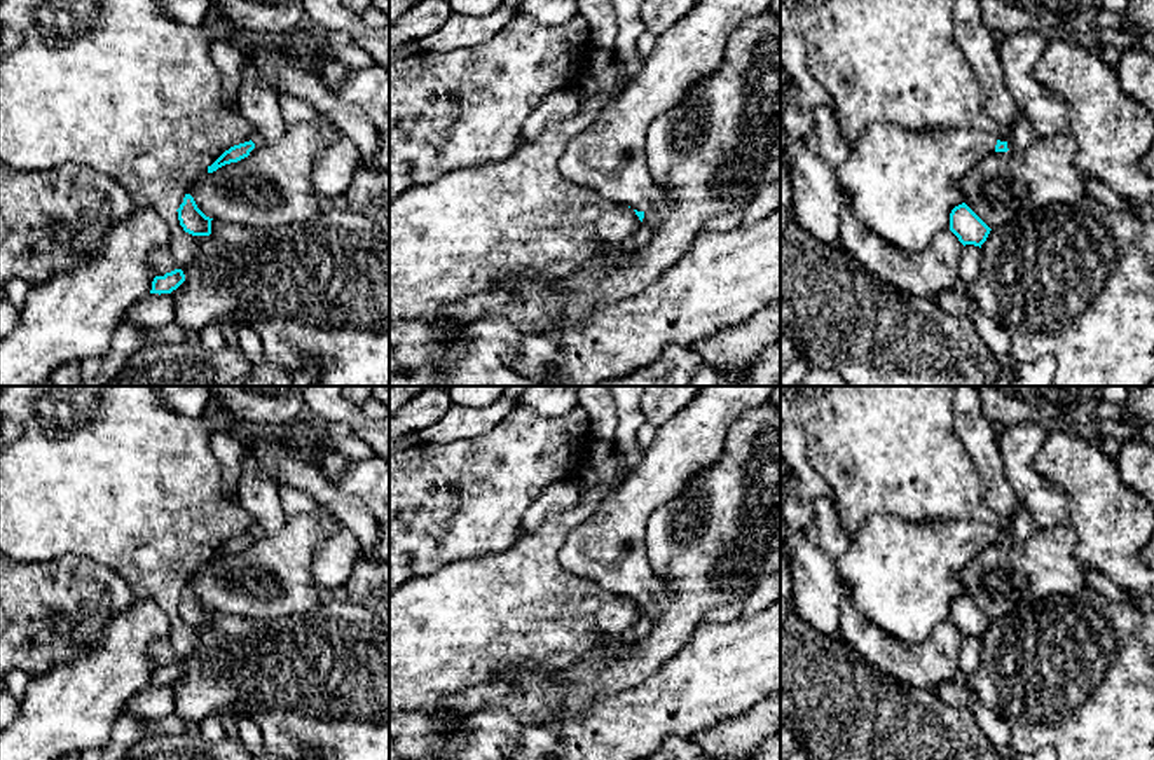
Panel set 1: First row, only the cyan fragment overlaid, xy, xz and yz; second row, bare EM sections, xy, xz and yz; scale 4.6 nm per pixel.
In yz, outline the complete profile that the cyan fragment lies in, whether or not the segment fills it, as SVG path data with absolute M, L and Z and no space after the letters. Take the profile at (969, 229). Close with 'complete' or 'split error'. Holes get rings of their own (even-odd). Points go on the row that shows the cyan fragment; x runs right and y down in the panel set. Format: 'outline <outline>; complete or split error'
outline M962 203L950 213L950 231L964 246L974 245L981 248L992 229L965 203Z; complete

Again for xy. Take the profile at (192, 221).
outline M185 194L183 203L180 204L178 220L185 232L192 236L210 236L211 234L211 220L206 217L196 204L190 194Z; complete

